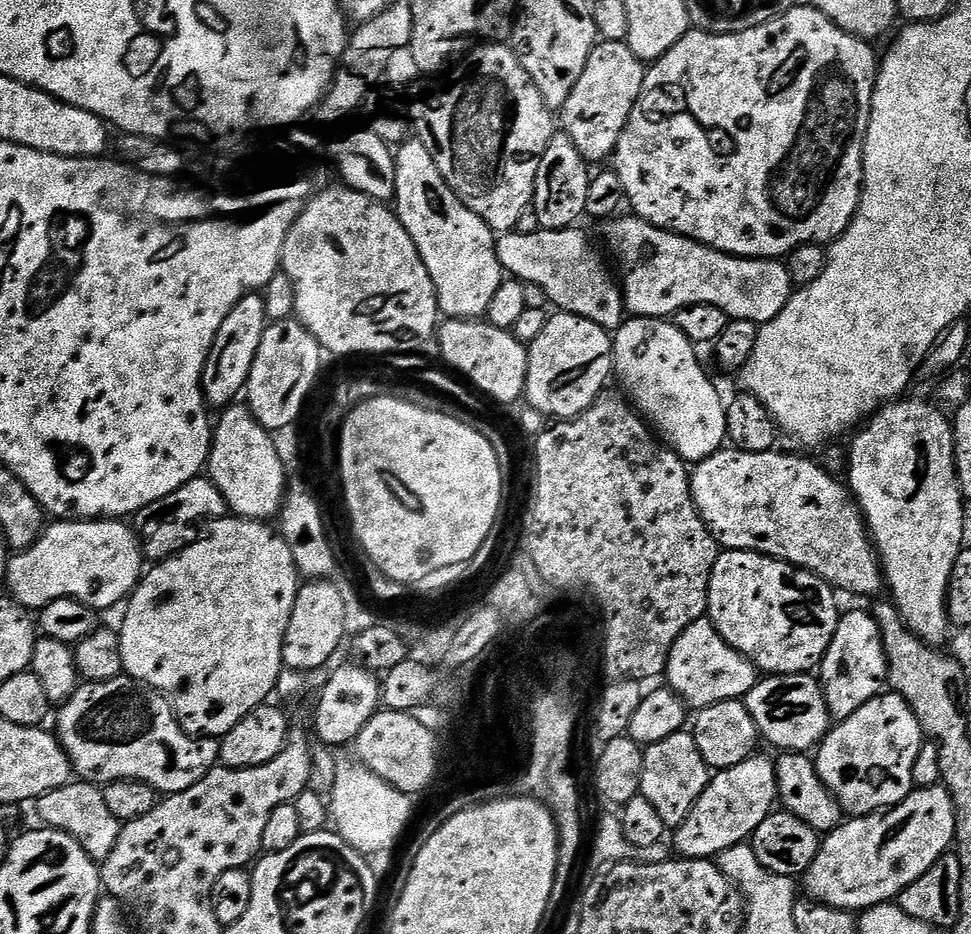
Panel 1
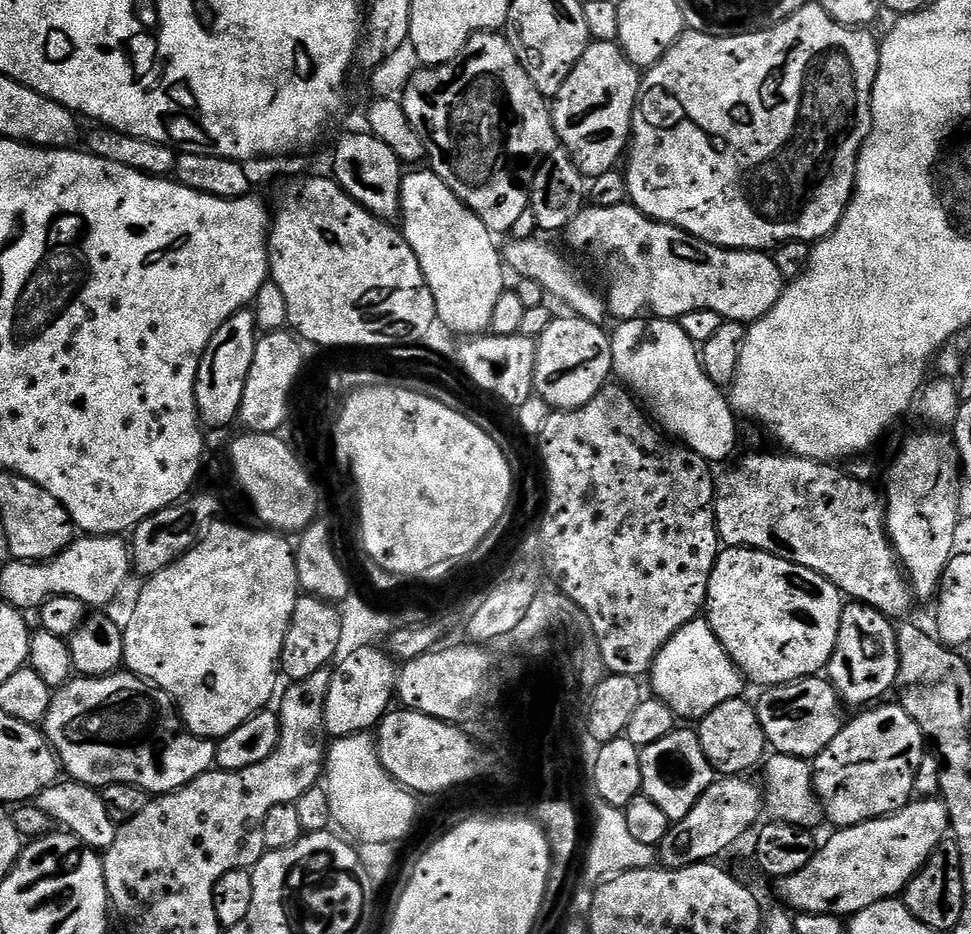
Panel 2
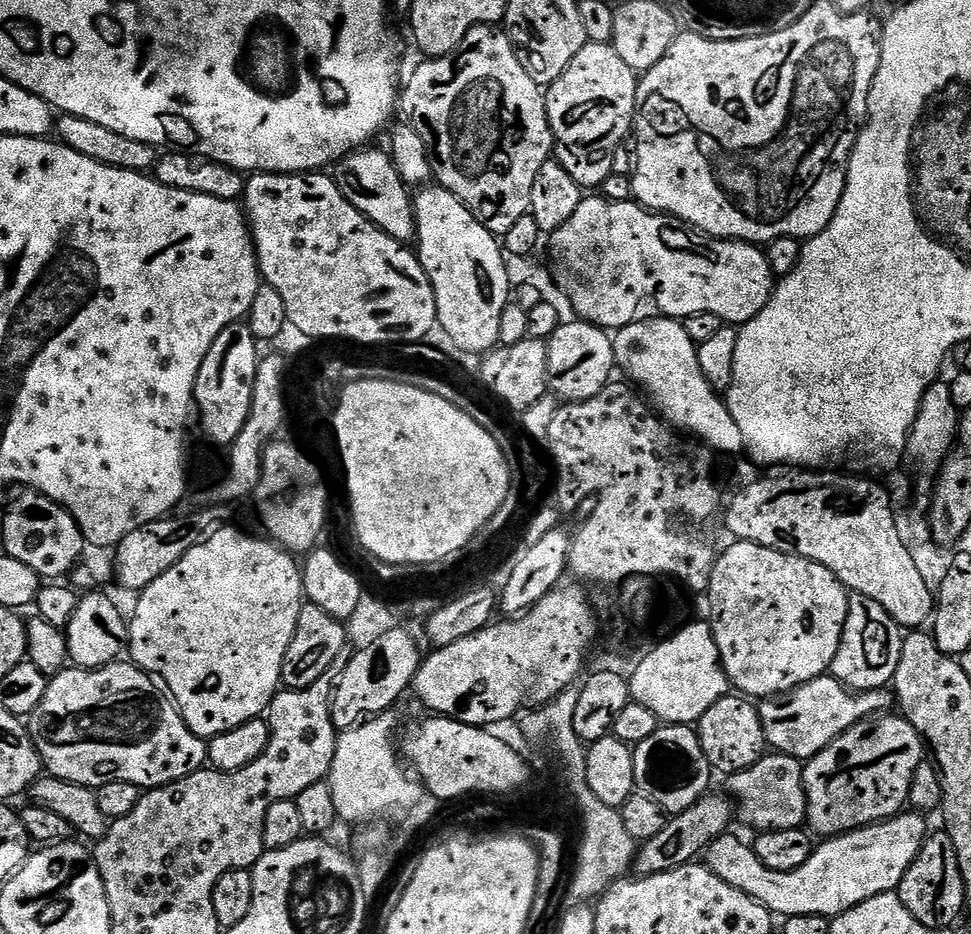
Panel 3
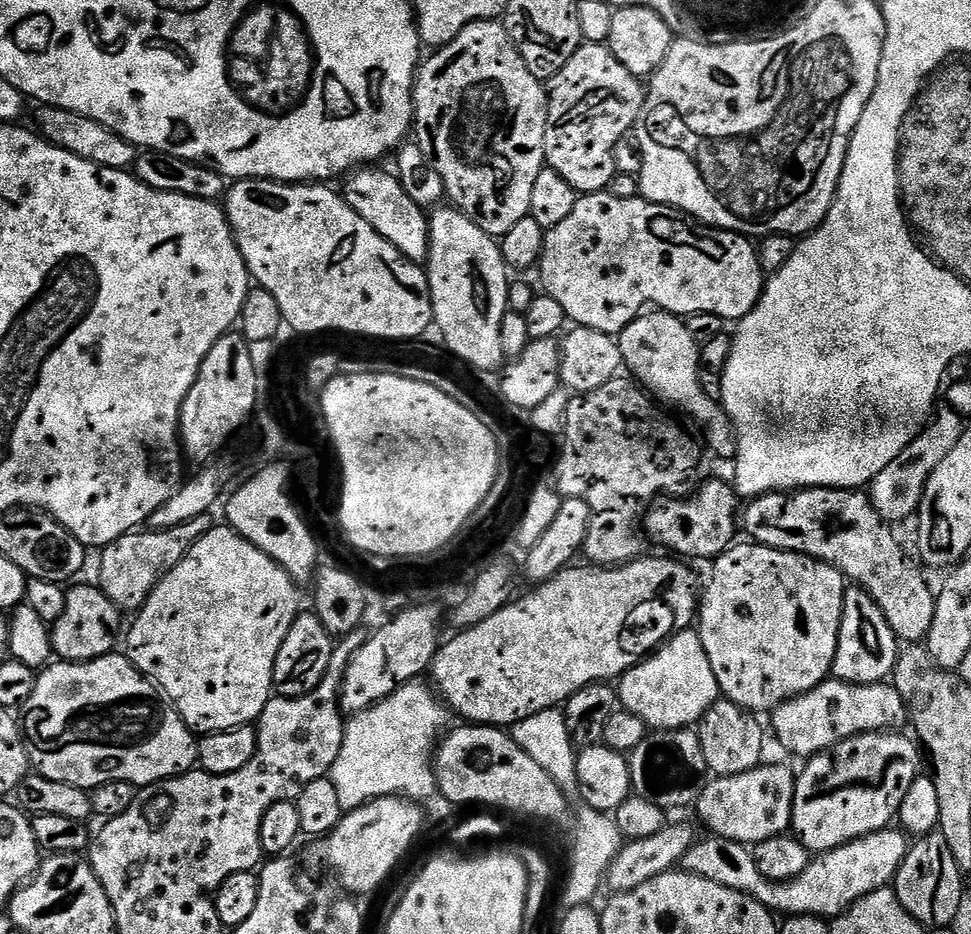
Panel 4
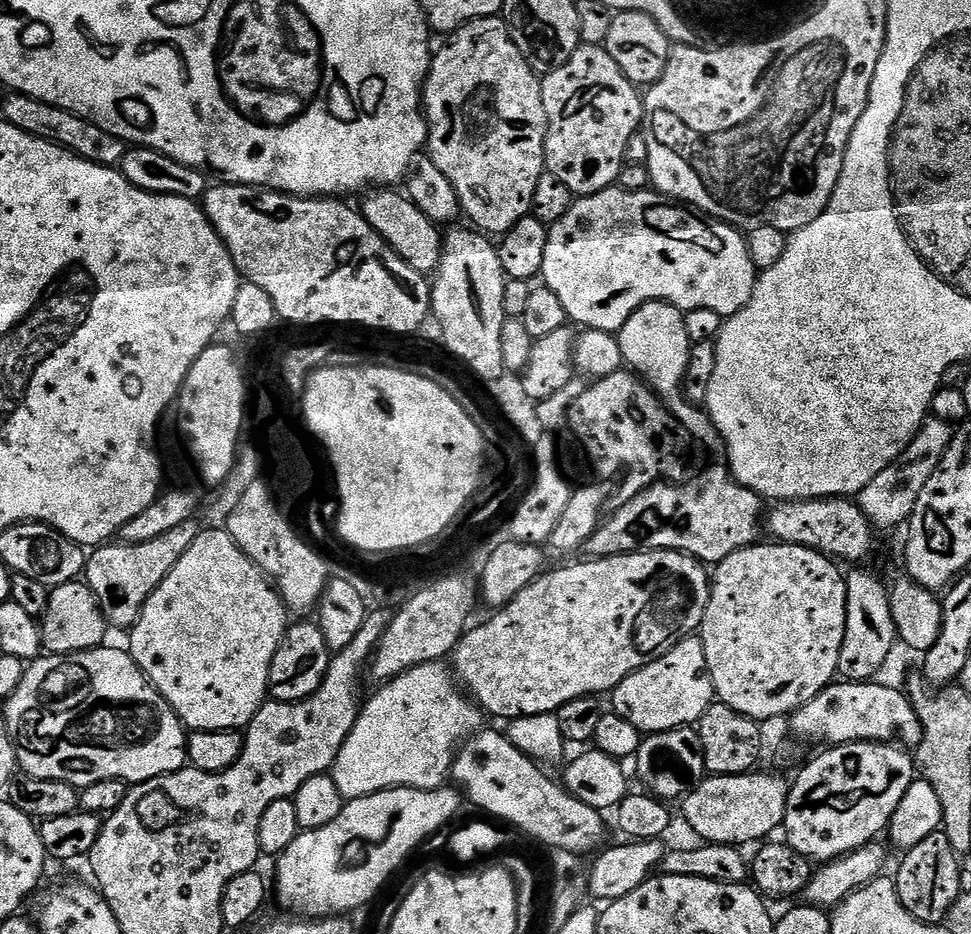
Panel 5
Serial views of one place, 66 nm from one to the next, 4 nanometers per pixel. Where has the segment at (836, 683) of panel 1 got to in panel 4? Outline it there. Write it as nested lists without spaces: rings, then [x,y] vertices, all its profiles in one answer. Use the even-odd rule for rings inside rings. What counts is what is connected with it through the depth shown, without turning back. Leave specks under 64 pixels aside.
[[[859,586],[845,587],[842,622],[831,675],[847,684],[879,684],[887,681],[896,669],[897,655],[898,641],[894,630],[872,595]]]

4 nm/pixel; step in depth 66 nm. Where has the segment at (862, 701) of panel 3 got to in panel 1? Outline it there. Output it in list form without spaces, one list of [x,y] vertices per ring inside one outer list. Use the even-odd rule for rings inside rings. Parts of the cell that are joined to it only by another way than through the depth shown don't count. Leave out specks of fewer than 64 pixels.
[[[799,672],[785,676],[765,675],[757,679],[756,685],[748,691],[743,701],[761,737],[784,752],[807,753],[815,749],[834,724],[824,697],[824,686],[812,674]]]

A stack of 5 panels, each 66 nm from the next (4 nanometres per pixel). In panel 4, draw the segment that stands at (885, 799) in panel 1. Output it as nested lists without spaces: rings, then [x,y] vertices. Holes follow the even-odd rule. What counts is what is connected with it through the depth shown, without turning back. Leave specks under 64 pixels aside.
[[[896,730],[887,732],[863,732],[857,736],[851,736],[848,740],[843,740],[841,744],[835,744],[832,748],[828,748],[825,752],[819,752],[816,756],[811,757],[807,761],[808,764],[804,769],[799,769],[796,777],[796,793],[794,794],[794,810],[792,811],[792,827],[797,840],[801,840],[808,851],[813,854],[821,852],[829,852],[843,844],[854,842],[863,836],[869,836],[875,832],[880,832],[883,828],[889,827],[897,819],[900,807],[902,806],[902,798],[906,798],[906,790],[910,790],[910,786],[916,781],[916,777],[921,775],[920,760],[922,764],[922,752],[918,747],[917,741],[911,735],[899,736],[901,733]]]

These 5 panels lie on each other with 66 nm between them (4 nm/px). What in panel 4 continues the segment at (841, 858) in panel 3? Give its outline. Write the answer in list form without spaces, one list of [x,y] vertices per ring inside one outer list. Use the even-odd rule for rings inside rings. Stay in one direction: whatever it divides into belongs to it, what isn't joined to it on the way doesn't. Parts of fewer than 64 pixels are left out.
[[[891,827],[883,828],[880,832],[863,836],[829,852],[821,852],[798,878],[786,882],[767,880],[762,870],[758,870],[749,845],[711,834],[705,835],[705,840],[697,839],[690,850],[686,850],[679,867],[698,878],[718,882],[718,886],[744,892],[776,914],[784,912],[788,916],[835,918],[866,898],[866,894],[874,894],[874,890],[889,887],[895,881],[896,871],[908,853],[910,840],[903,831],[892,831]]]

